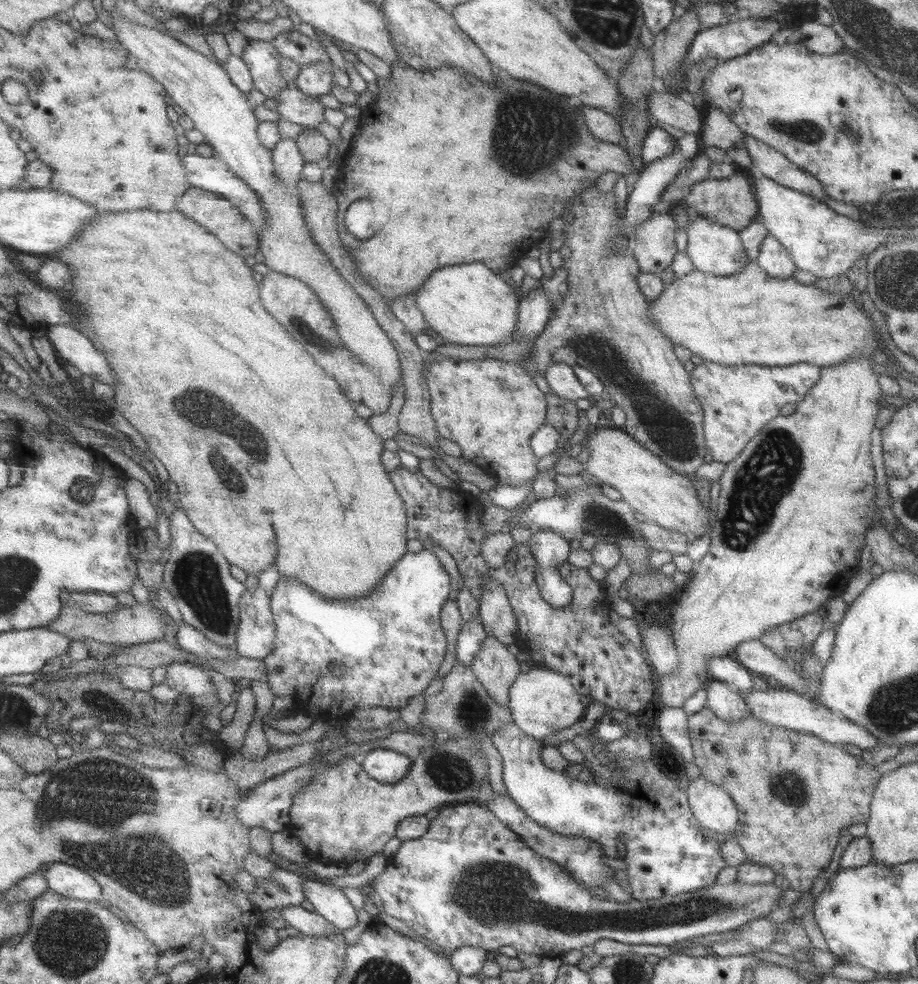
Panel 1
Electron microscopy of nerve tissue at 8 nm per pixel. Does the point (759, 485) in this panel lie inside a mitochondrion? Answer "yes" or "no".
yes

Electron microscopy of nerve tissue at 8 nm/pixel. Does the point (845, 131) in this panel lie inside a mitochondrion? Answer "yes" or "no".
yes

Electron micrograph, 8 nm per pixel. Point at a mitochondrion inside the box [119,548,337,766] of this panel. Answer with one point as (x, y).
(195, 576)

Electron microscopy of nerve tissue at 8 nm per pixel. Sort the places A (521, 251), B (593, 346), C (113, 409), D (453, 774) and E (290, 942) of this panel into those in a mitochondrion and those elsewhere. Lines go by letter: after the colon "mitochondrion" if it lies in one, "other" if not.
A: other
B: mitochondrion
C: other
D: mitochondrion
E: other

